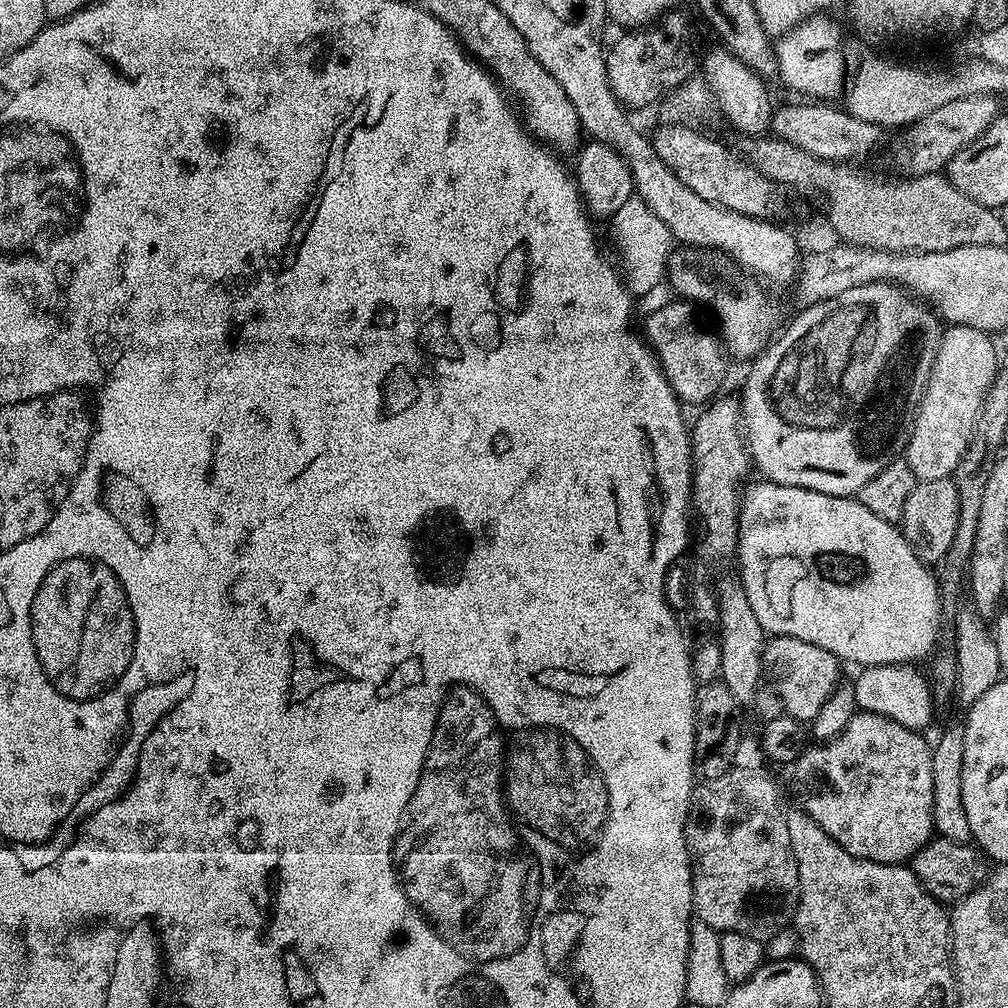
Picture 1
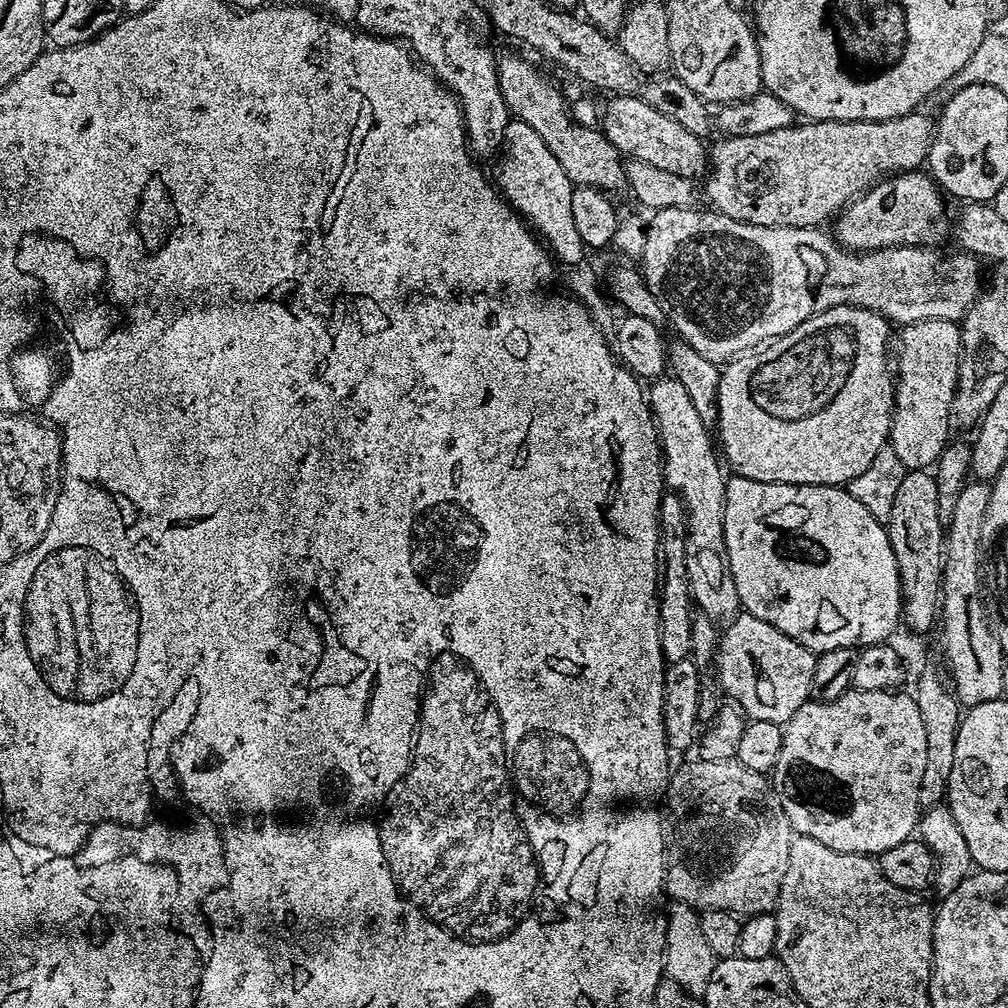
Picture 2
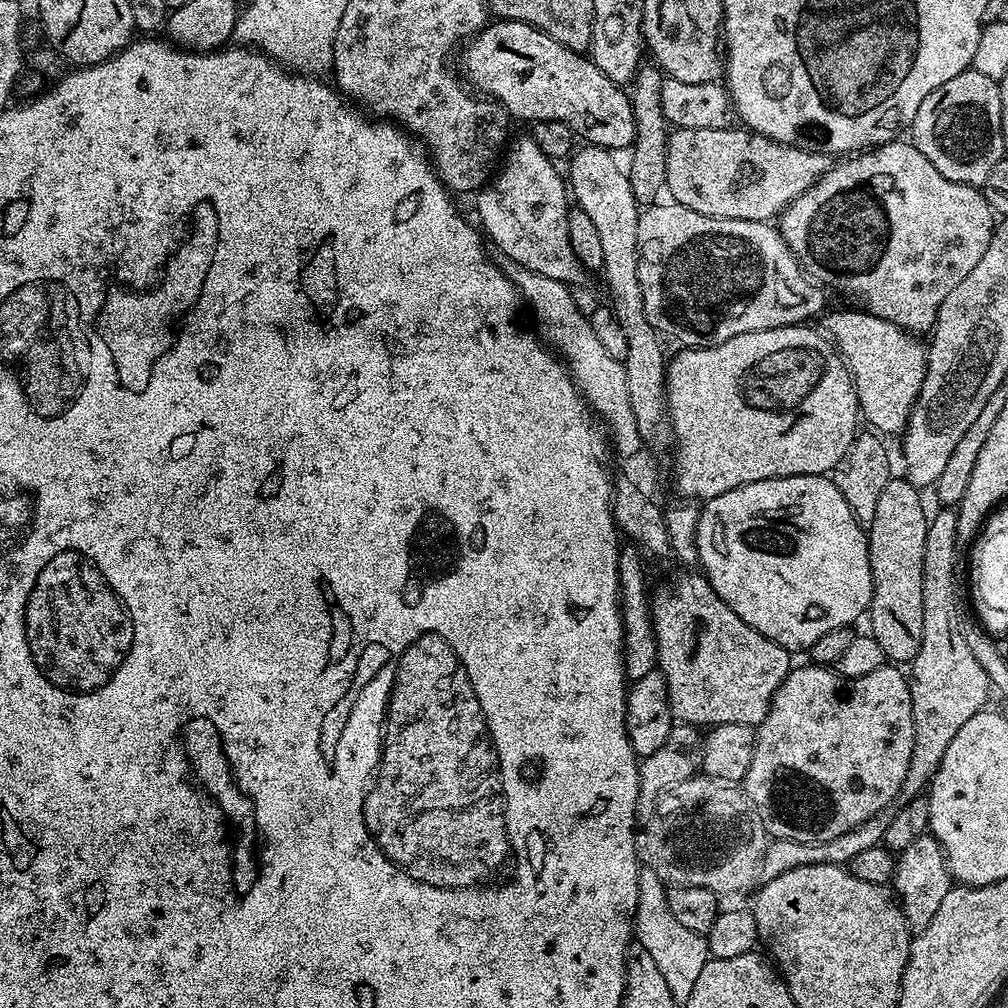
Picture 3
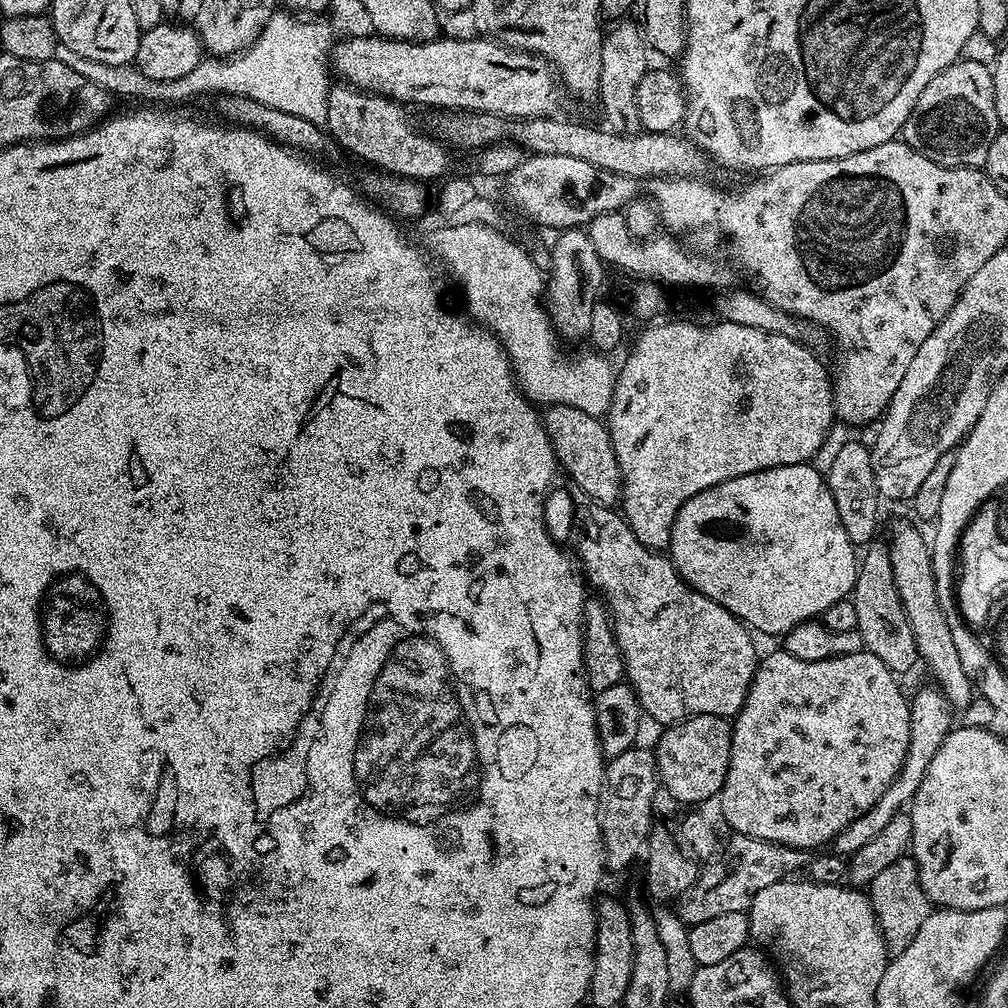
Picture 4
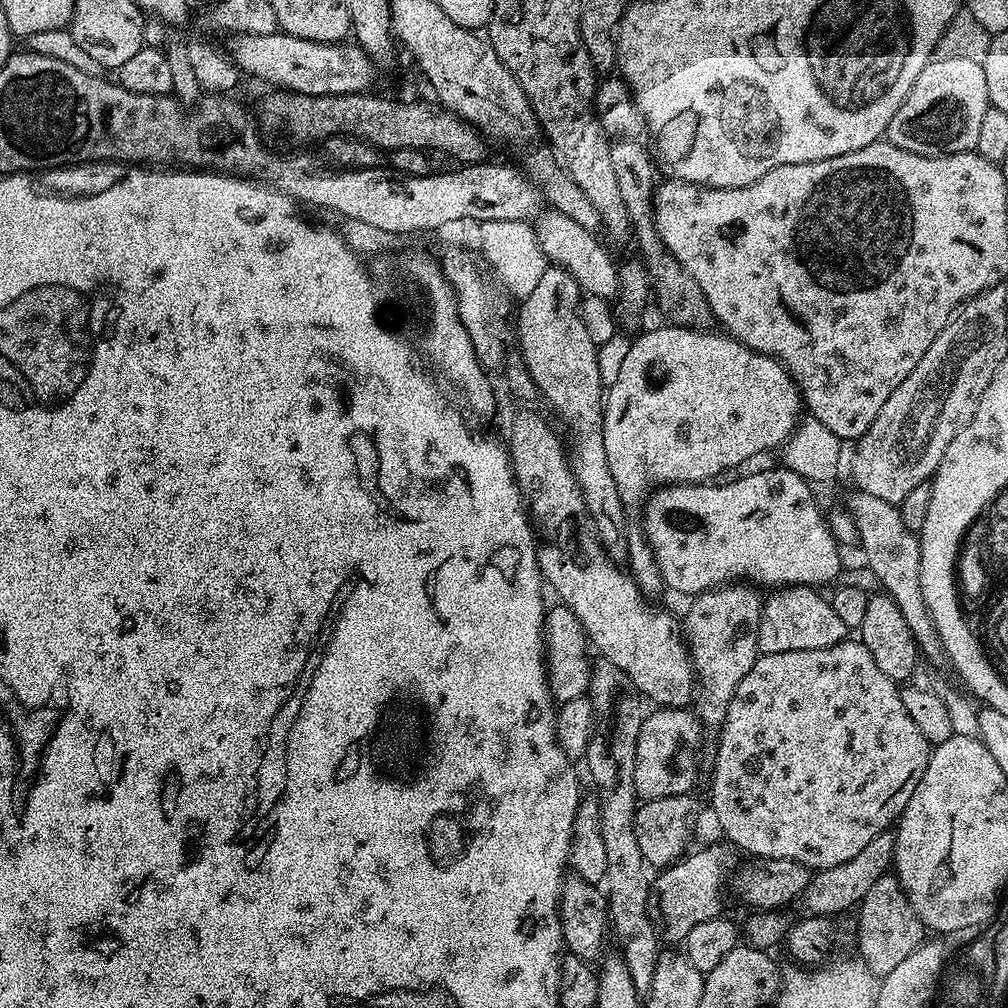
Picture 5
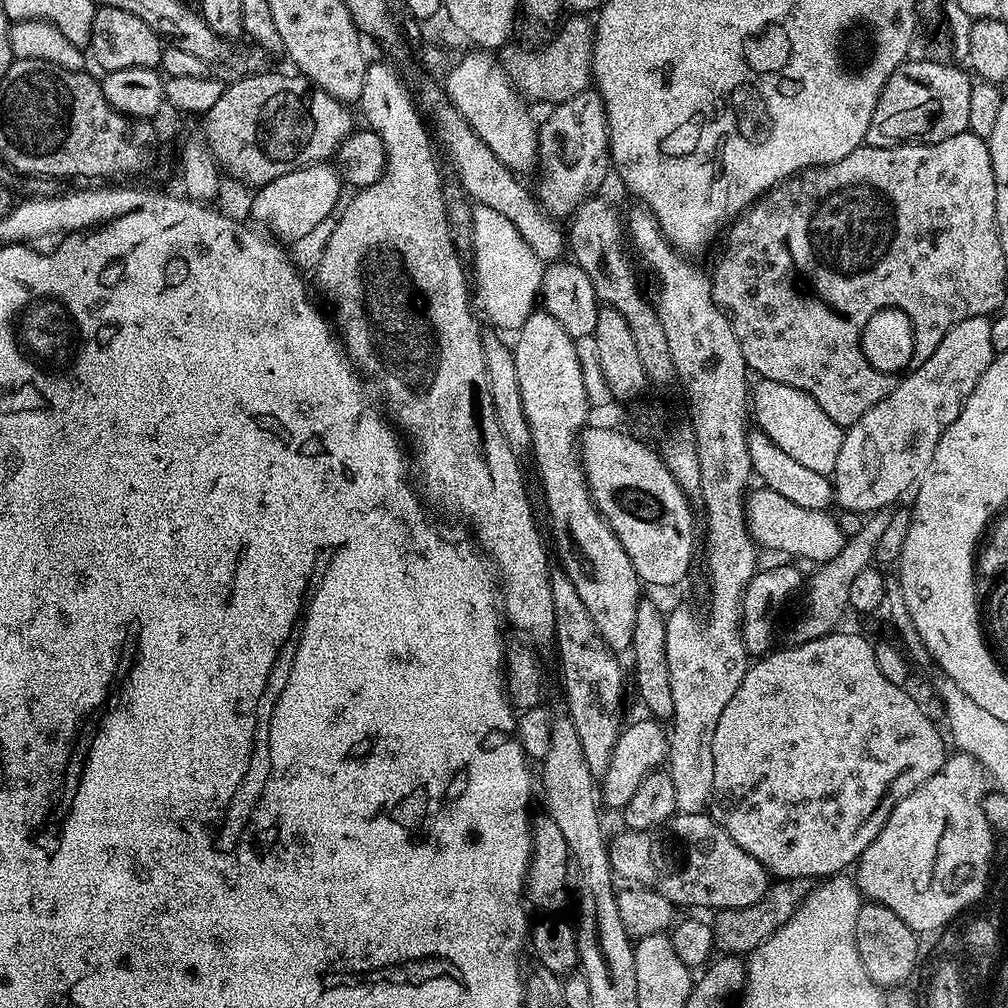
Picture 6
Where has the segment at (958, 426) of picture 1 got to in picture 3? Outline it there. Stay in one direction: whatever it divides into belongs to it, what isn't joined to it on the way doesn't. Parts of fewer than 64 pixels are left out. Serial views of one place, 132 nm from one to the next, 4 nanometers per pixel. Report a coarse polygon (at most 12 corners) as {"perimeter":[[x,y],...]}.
{"perimeter":[[825,311],[863,419],[903,433],[925,341],[886,318]]}

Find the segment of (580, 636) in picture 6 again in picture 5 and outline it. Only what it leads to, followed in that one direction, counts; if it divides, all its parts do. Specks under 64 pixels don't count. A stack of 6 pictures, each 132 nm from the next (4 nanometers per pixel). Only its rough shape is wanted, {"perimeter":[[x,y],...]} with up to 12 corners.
{"perimeter":[[607,662],[582,760],[600,800],[610,928],[637,992],[662,951],[636,833],[646,708]]}

